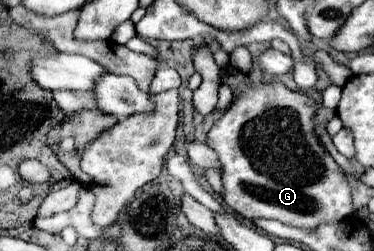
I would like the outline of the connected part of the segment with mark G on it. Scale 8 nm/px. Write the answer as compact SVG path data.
M235 68L221 70L220 78L222 84L231 86L235 100L207 132L207 146L213 148L223 162L225 204L249 220L263 216L301 228L317 228L319 224L341 222L349 216L353 212L353 202L347 176L325 150L313 128L313 116L317 114L319 104L303 92L289 90L281 82L247 84L247 76Z

